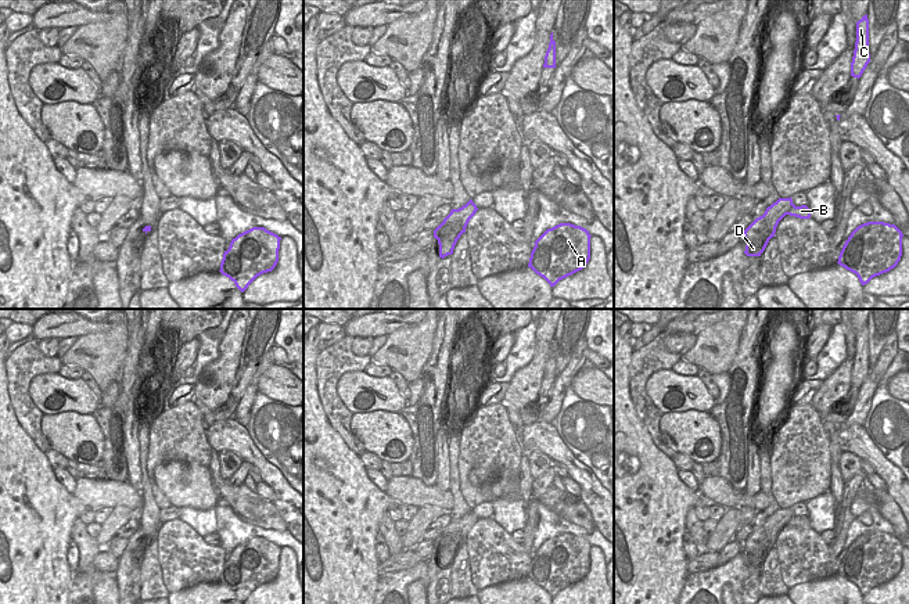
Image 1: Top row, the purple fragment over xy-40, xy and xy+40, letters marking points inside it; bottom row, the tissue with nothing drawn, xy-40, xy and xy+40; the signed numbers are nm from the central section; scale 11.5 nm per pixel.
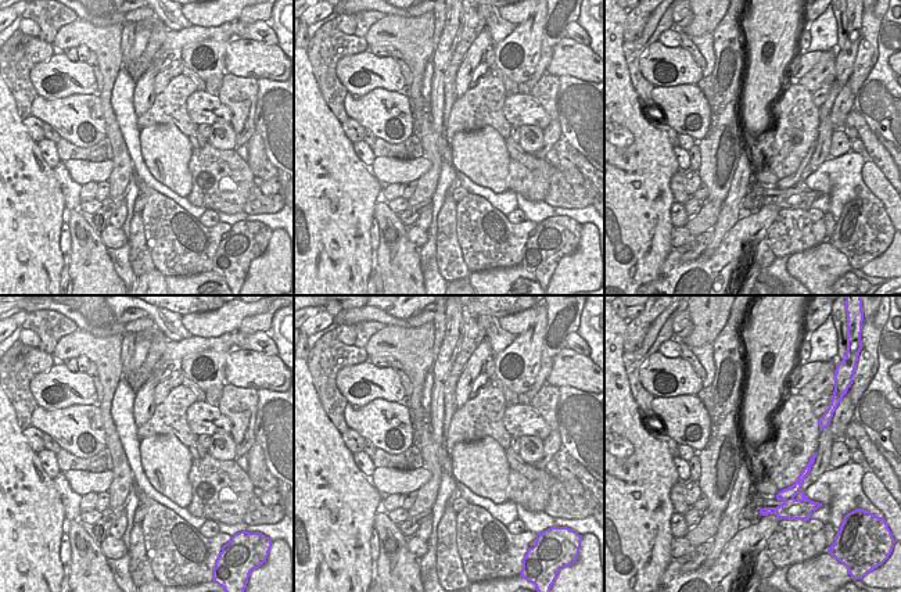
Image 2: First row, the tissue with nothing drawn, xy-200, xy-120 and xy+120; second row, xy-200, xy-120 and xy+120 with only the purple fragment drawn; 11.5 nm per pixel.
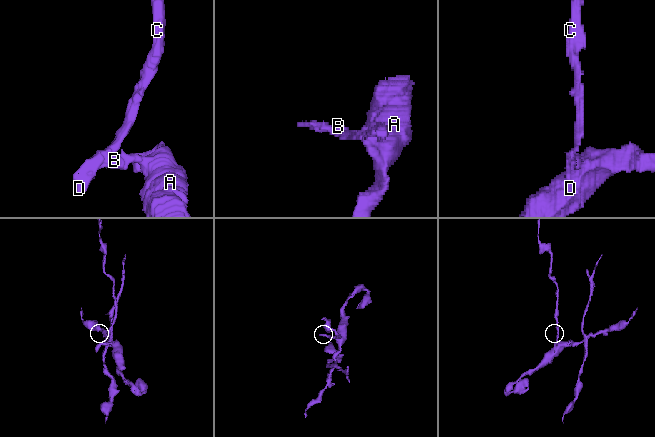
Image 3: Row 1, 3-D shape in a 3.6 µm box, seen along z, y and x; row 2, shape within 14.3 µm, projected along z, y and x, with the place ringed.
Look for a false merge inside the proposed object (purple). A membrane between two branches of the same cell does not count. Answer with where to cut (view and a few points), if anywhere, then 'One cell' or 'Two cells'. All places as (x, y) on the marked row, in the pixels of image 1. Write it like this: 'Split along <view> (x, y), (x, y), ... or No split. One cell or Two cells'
Split along xy+40 (794, 205), (786, 214). Two cells

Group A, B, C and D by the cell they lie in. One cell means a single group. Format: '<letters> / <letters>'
A B / C D

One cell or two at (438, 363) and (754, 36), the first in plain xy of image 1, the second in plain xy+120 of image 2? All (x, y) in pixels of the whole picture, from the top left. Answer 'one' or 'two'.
two

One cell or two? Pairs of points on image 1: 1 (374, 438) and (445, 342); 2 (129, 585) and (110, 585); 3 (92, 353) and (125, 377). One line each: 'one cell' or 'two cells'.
1: two cells
2: two cells
3: two cells

